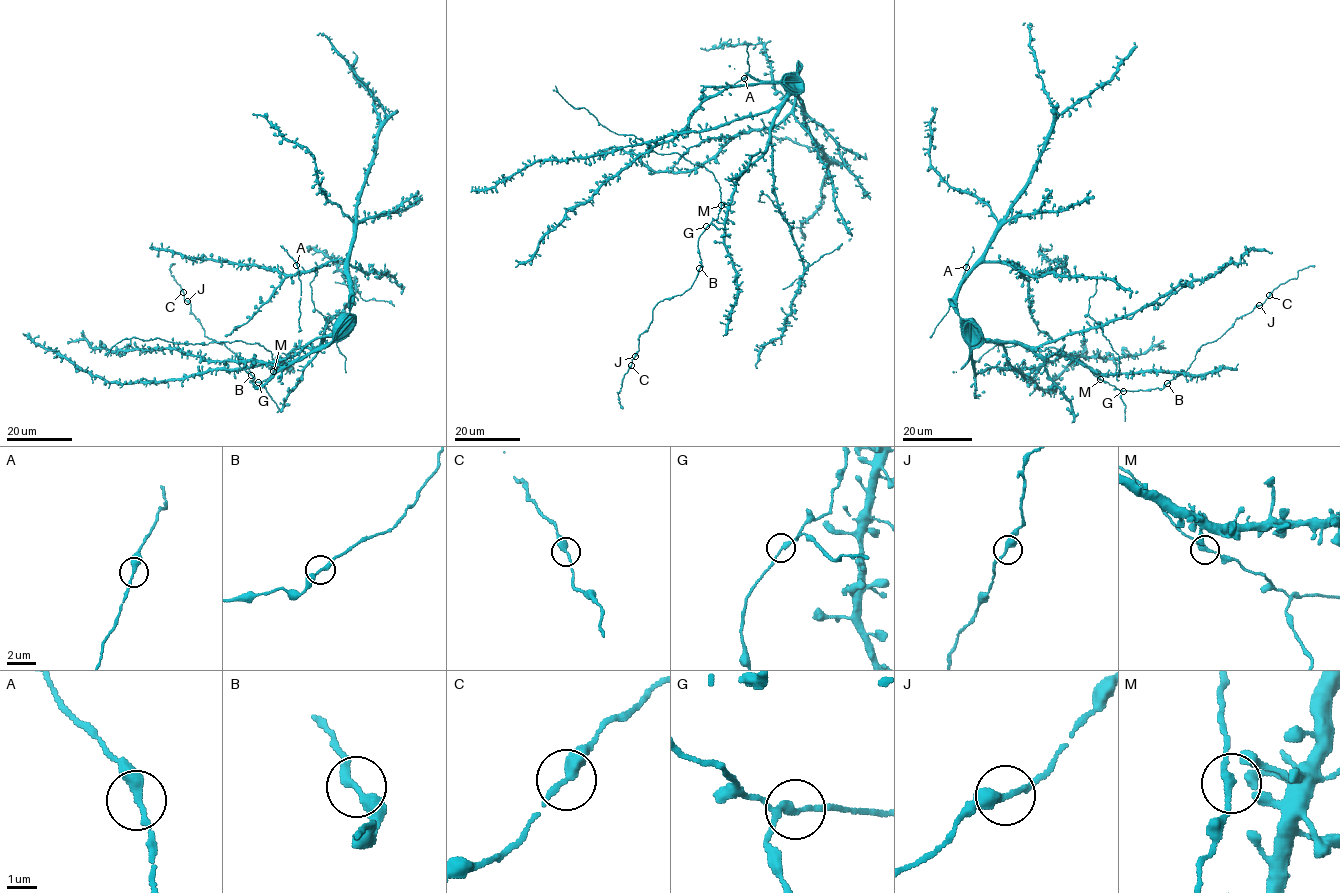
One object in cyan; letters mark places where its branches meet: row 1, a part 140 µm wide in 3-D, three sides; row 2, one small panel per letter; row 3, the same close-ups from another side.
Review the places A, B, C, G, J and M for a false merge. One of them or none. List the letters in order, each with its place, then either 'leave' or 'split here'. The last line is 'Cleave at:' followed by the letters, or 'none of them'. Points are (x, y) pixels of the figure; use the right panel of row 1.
A: (966, 267) | leave
B: (1167, 383) | leave
C: (1269, 295) | split here
G: (1123, 391) | leave
J: (1259, 305) | leave
M: (1100, 379) | leave
Cleave at: C

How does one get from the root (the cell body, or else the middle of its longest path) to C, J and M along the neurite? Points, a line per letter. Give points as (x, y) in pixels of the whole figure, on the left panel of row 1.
C: (324, 337), (317, 349), (296, 348), (268, 378), (250, 382), (253, 376), (236, 355), (204, 336), (182, 292)
J: (324, 337), (317, 349), (296, 348), (268, 378), (250, 382), (253, 376), (236, 355), (204, 336), (187, 301)
M: (324, 337), (317, 349), (295, 348), (282, 364), (273, 368), (273, 371)

